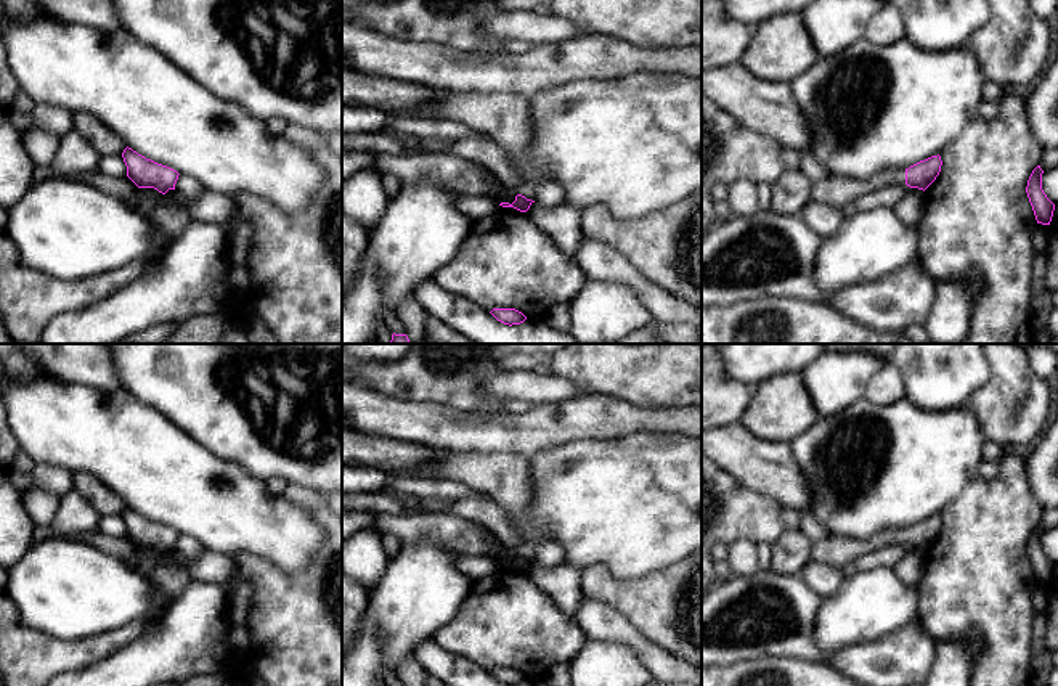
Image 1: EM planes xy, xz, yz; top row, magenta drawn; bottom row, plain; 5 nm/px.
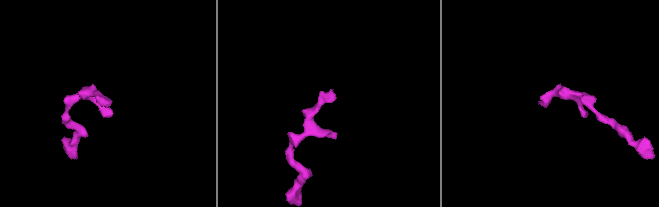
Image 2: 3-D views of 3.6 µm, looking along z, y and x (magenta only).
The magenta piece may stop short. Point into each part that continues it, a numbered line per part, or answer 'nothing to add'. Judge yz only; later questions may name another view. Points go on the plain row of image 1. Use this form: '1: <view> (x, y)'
1: yz (837, 551)

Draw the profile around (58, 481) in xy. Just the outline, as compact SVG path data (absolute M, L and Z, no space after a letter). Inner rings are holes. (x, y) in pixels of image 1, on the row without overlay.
M35 464L27 474L10 469L8 479L19 492L43 490L63 496L74 490L74 472L51 464Z

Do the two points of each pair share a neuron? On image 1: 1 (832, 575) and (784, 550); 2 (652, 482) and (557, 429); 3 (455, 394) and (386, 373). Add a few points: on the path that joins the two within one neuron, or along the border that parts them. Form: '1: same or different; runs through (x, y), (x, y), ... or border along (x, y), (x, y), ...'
1: same; runs through (821, 575), (795, 559)
2: different; border along (614, 439), (569, 439), (540, 450)
3: same; runs through (437, 378), (403, 378)

